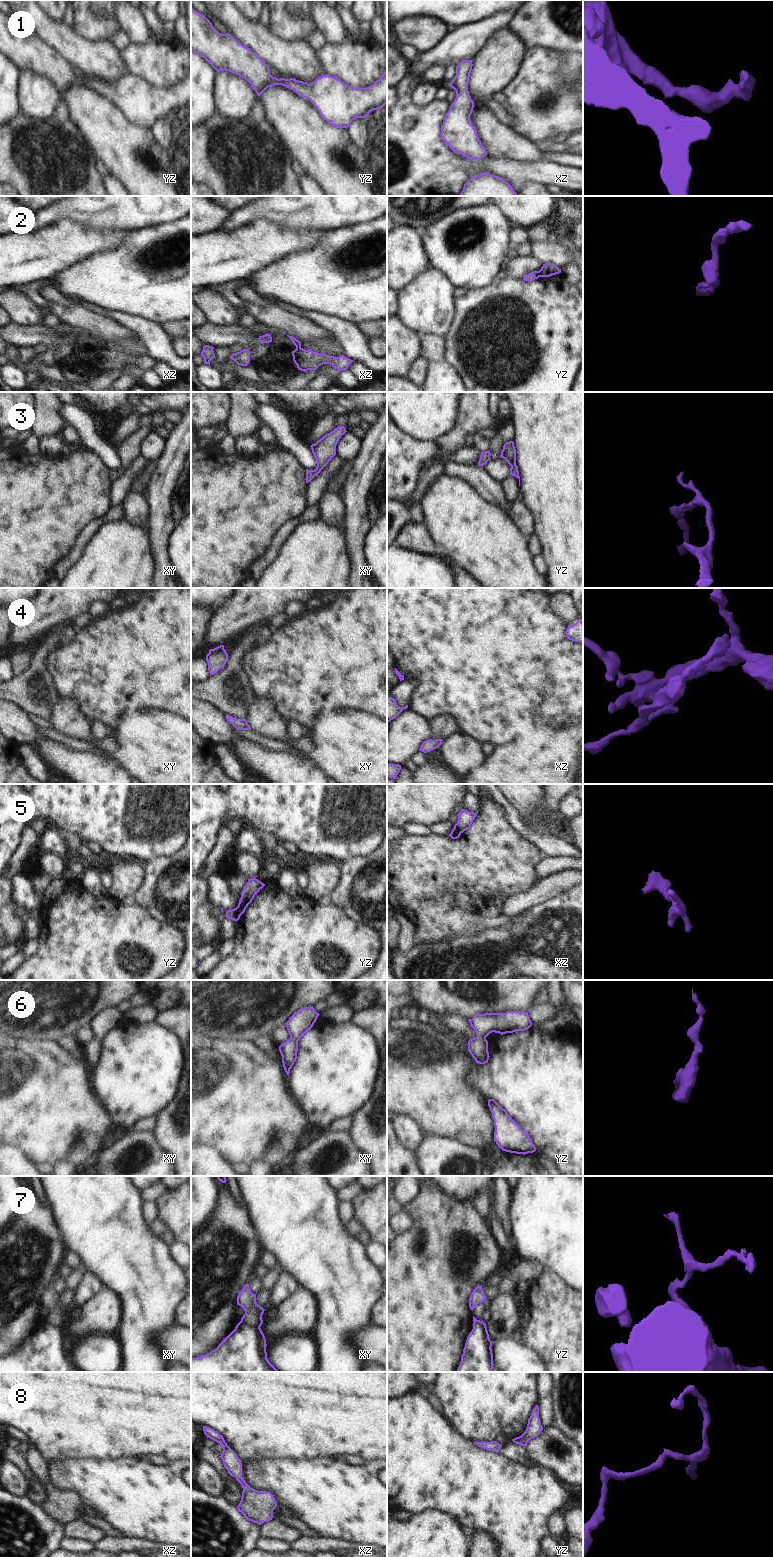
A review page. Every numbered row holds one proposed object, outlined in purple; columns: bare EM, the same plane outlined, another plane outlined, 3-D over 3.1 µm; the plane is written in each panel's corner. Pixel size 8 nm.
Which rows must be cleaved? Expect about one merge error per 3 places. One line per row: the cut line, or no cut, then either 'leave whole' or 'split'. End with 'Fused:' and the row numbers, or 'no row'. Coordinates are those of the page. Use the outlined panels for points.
1: cut none; leave whole
2: cut yz (538, 271), (539, 276); split
3: cut none; leave whole
4: cut none; leave whole
5: cut yz (236, 907), (240, 915); split
6: cut none; leave whole
7: cut xy (241, 1320), (259, 1328); split
8: cut none; leave whole
Fused: 2, 5, 7

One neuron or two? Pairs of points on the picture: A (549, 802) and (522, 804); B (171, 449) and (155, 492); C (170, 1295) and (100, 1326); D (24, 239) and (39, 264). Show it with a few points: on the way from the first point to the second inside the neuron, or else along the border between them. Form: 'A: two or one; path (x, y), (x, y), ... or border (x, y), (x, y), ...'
A: two; border (542, 794), (534, 819), (526, 823)
B: one; path (171, 460), (162, 481)
C: two; border (116, 1293), (123, 1310), (123, 1322), (117, 1333)
D: one; path (24, 245), (24, 248), (34, 258)

